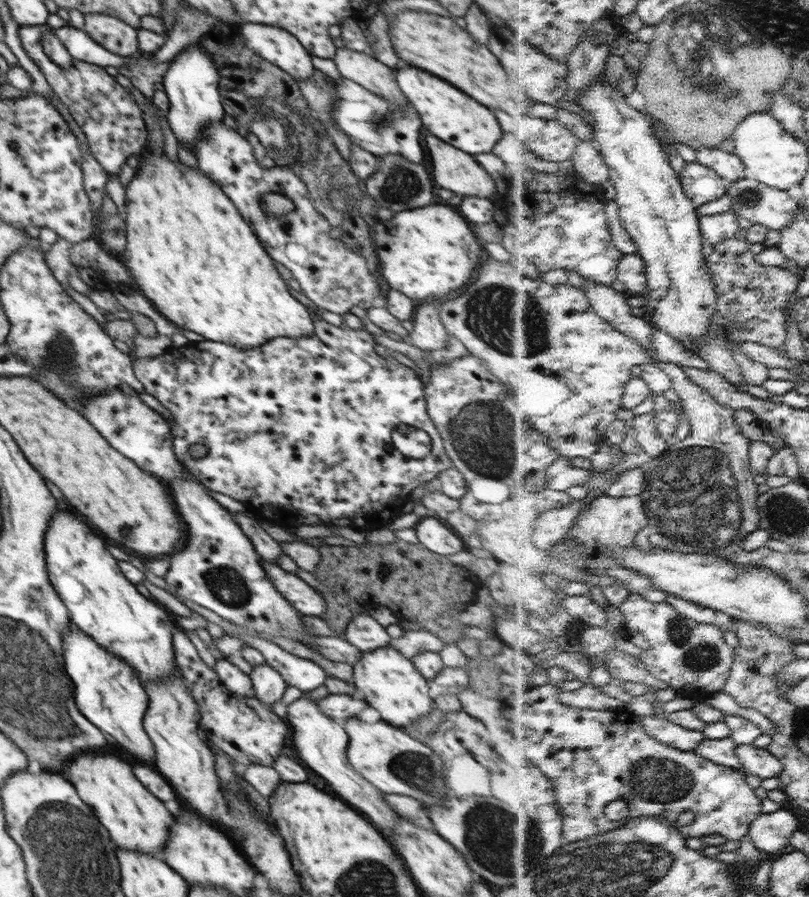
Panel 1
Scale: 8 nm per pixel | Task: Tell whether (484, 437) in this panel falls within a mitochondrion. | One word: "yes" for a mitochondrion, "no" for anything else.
yes

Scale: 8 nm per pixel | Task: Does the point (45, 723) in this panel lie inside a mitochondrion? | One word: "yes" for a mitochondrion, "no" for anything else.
yes

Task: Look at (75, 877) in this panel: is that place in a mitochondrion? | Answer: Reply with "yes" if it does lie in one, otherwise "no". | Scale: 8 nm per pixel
yes

